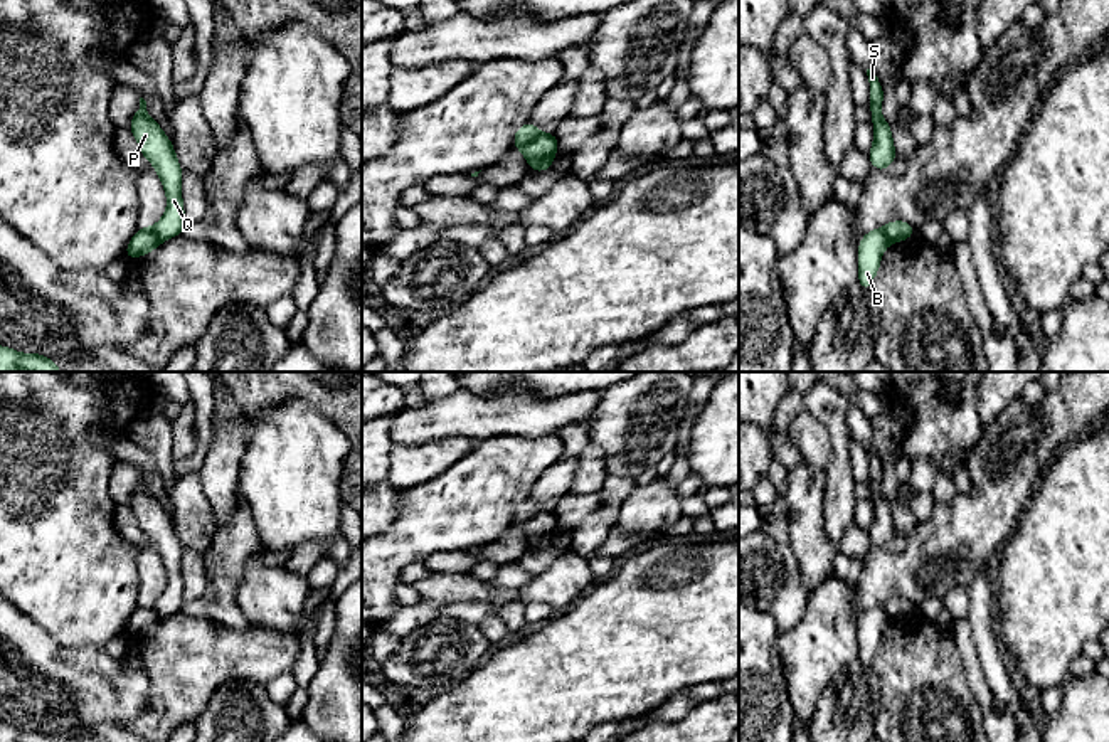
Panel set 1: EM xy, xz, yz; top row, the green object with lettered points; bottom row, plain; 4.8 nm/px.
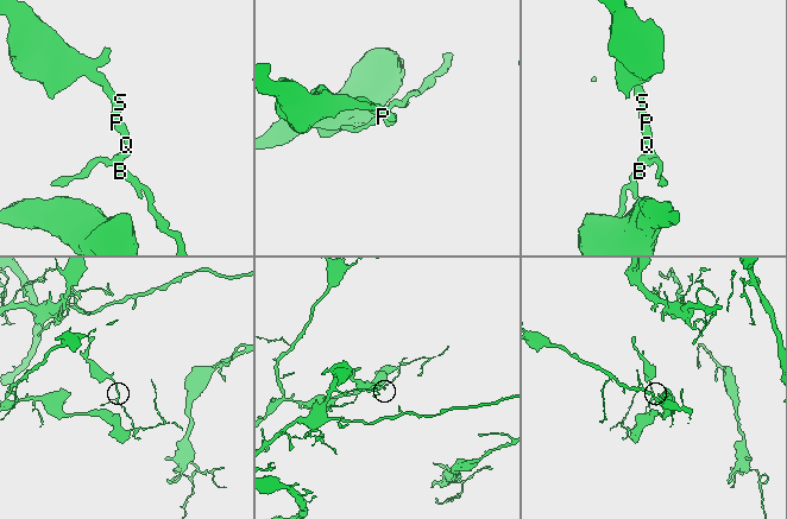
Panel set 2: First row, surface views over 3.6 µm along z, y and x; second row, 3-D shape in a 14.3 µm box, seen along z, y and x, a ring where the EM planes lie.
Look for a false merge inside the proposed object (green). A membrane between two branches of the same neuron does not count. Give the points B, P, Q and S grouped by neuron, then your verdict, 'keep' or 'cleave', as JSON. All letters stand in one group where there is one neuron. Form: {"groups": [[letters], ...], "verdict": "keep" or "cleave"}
{"groups": [["B"], ["P", "Q", "S"]], "verdict": "cleave"}

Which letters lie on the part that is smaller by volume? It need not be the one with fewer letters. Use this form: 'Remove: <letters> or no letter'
Remove: P, Q, S

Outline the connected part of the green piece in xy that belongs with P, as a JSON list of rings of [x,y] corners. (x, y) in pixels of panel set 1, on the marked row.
[[[140,98],[140,108],[130,121],[140,151],[155,167],[167,193],[167,210],[150,229],[162,241],[183,234],[185,205],[182,202],[182,167],[173,145],[162,126],[148,116],[146,101]]]

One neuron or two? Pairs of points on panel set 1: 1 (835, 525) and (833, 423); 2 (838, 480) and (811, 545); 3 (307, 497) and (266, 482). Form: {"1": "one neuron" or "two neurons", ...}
{"1": "one neuron", "2": "two neurons", "3": "one neuron"}

